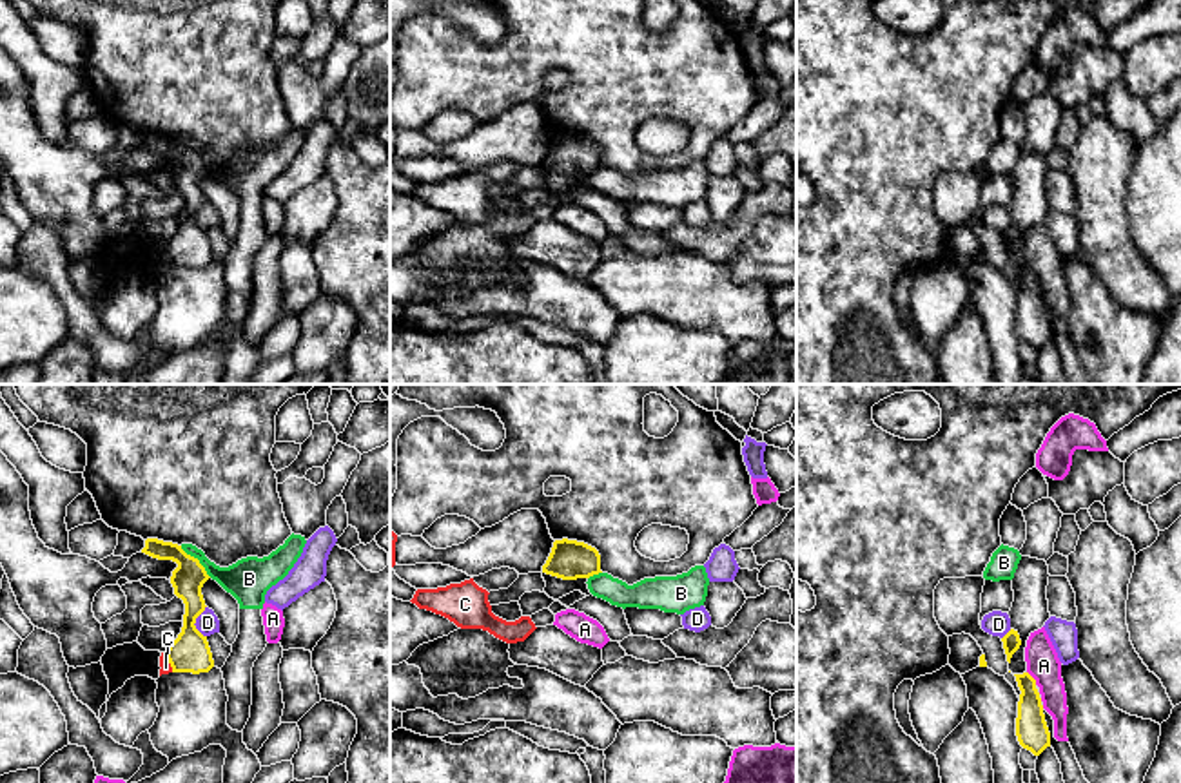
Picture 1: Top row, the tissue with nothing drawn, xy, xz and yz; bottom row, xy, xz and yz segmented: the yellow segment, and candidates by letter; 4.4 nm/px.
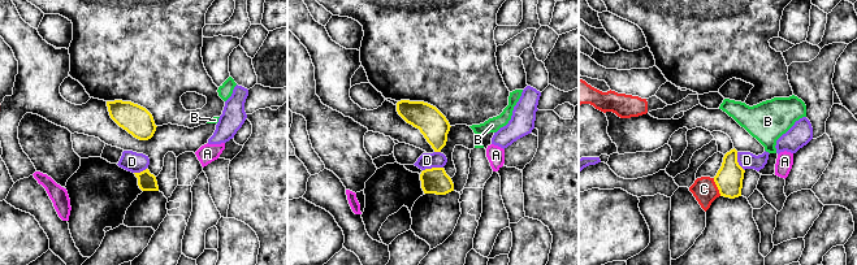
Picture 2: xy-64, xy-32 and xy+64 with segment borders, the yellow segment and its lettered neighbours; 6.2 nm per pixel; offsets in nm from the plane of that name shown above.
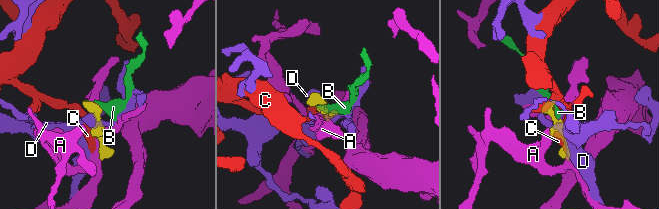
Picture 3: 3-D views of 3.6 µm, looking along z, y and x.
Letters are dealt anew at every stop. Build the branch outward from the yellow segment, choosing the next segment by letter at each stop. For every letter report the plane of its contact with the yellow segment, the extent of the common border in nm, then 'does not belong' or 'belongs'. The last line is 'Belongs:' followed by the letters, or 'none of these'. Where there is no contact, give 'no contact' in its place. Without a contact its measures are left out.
A: yz | 80 nm | does not belong
B: xy | 200 nm | does not belong
C: xy | 90 nm | does not belong
D: xy | 140 nm | does not belong
Belongs: none of these

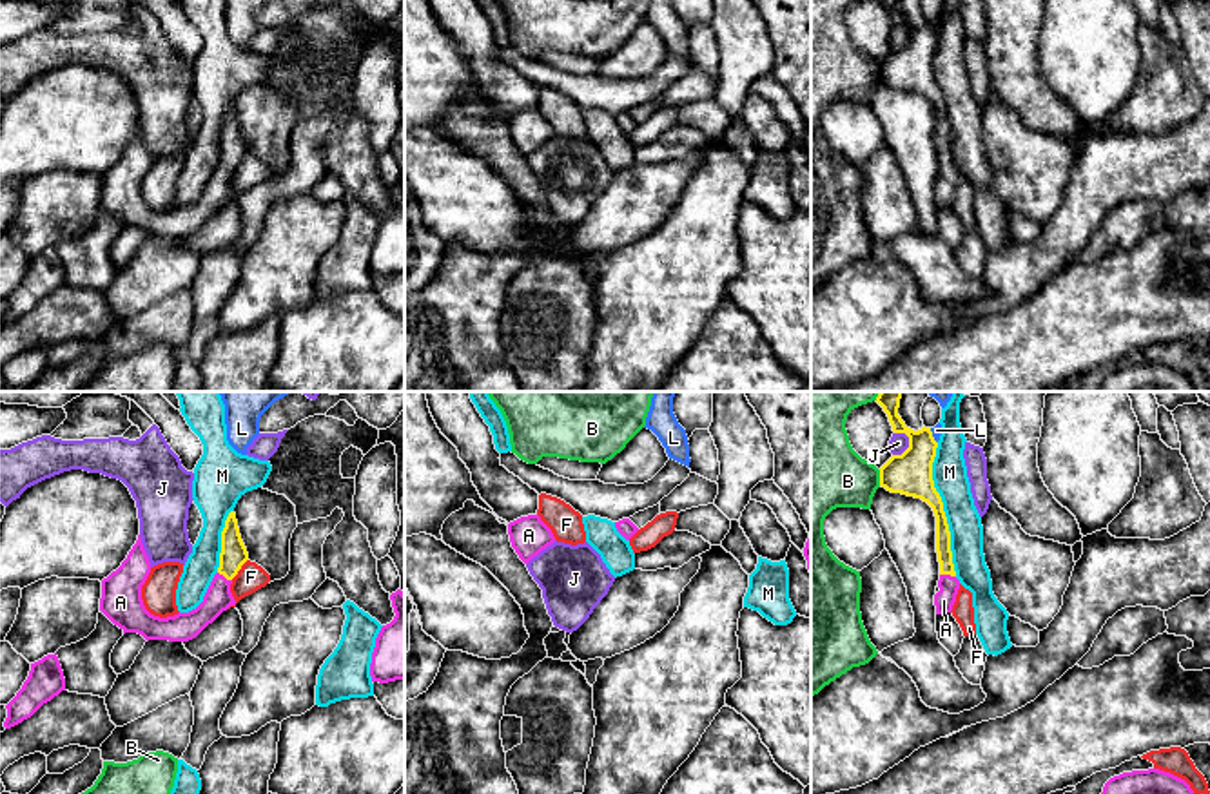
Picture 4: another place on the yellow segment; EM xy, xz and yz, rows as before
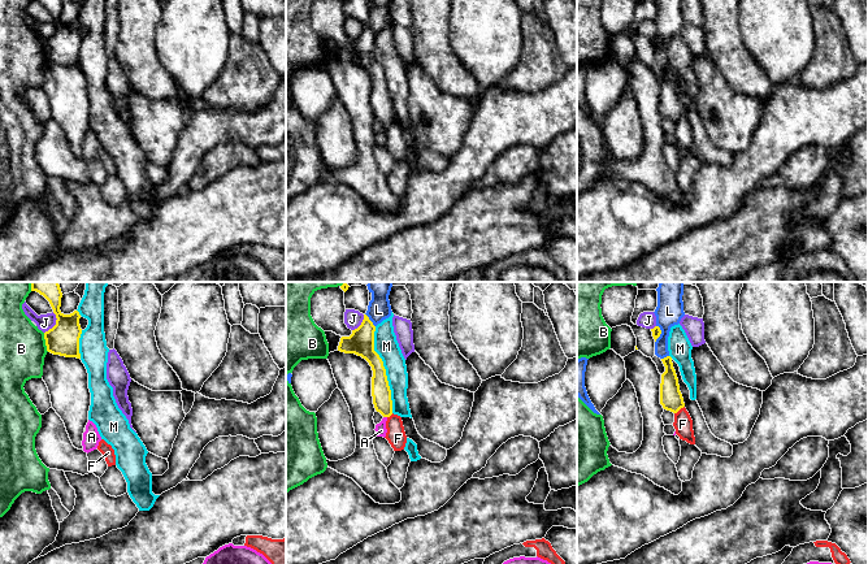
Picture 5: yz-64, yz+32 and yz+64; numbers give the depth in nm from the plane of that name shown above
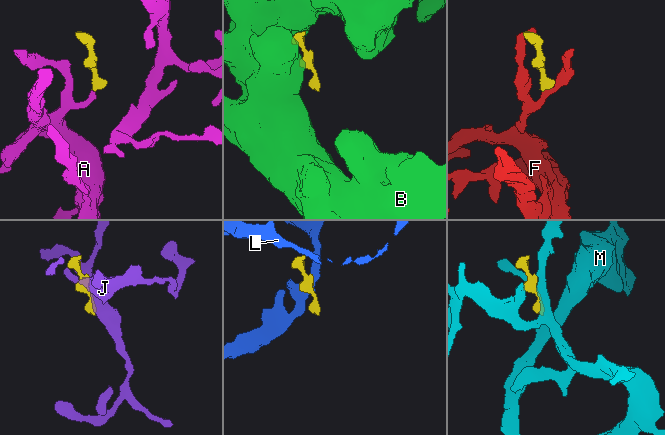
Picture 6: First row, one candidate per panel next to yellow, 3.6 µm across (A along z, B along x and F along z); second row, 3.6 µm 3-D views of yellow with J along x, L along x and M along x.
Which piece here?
A: yz | 70 nm | belongs
B: yz | 70 nm | does not belong
F: xy | 120 nm | does not belong
J: yz | 120 nm | does not belong
L: yz | 80 nm | does not belong
M: yz | 600 nm | does not belong
Belongs: A

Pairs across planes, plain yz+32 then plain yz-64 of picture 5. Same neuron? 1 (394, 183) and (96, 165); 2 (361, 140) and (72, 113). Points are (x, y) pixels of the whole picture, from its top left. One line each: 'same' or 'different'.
1: different
2: same

